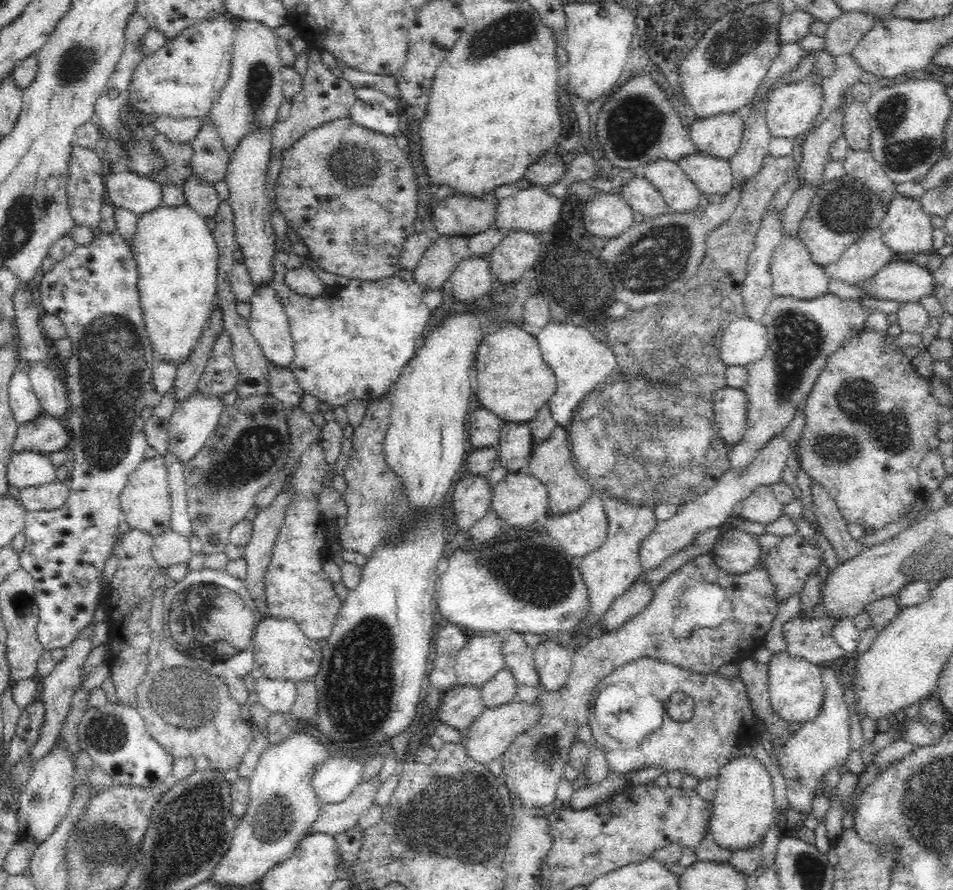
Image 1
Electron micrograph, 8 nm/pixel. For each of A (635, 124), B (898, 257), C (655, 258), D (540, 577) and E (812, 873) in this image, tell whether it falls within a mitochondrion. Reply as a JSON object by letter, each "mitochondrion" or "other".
{"A":"mitochondrion","B":"other","C":"mitochondrion","D":"mitochondrion","E":"mitochondrion"}

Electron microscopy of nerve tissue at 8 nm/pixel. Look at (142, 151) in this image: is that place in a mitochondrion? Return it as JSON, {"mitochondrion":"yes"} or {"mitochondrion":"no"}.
{"mitochondrion":"yes"}

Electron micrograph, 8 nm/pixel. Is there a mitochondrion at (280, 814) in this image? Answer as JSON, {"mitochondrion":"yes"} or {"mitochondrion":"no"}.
{"mitochondrion":"yes"}

